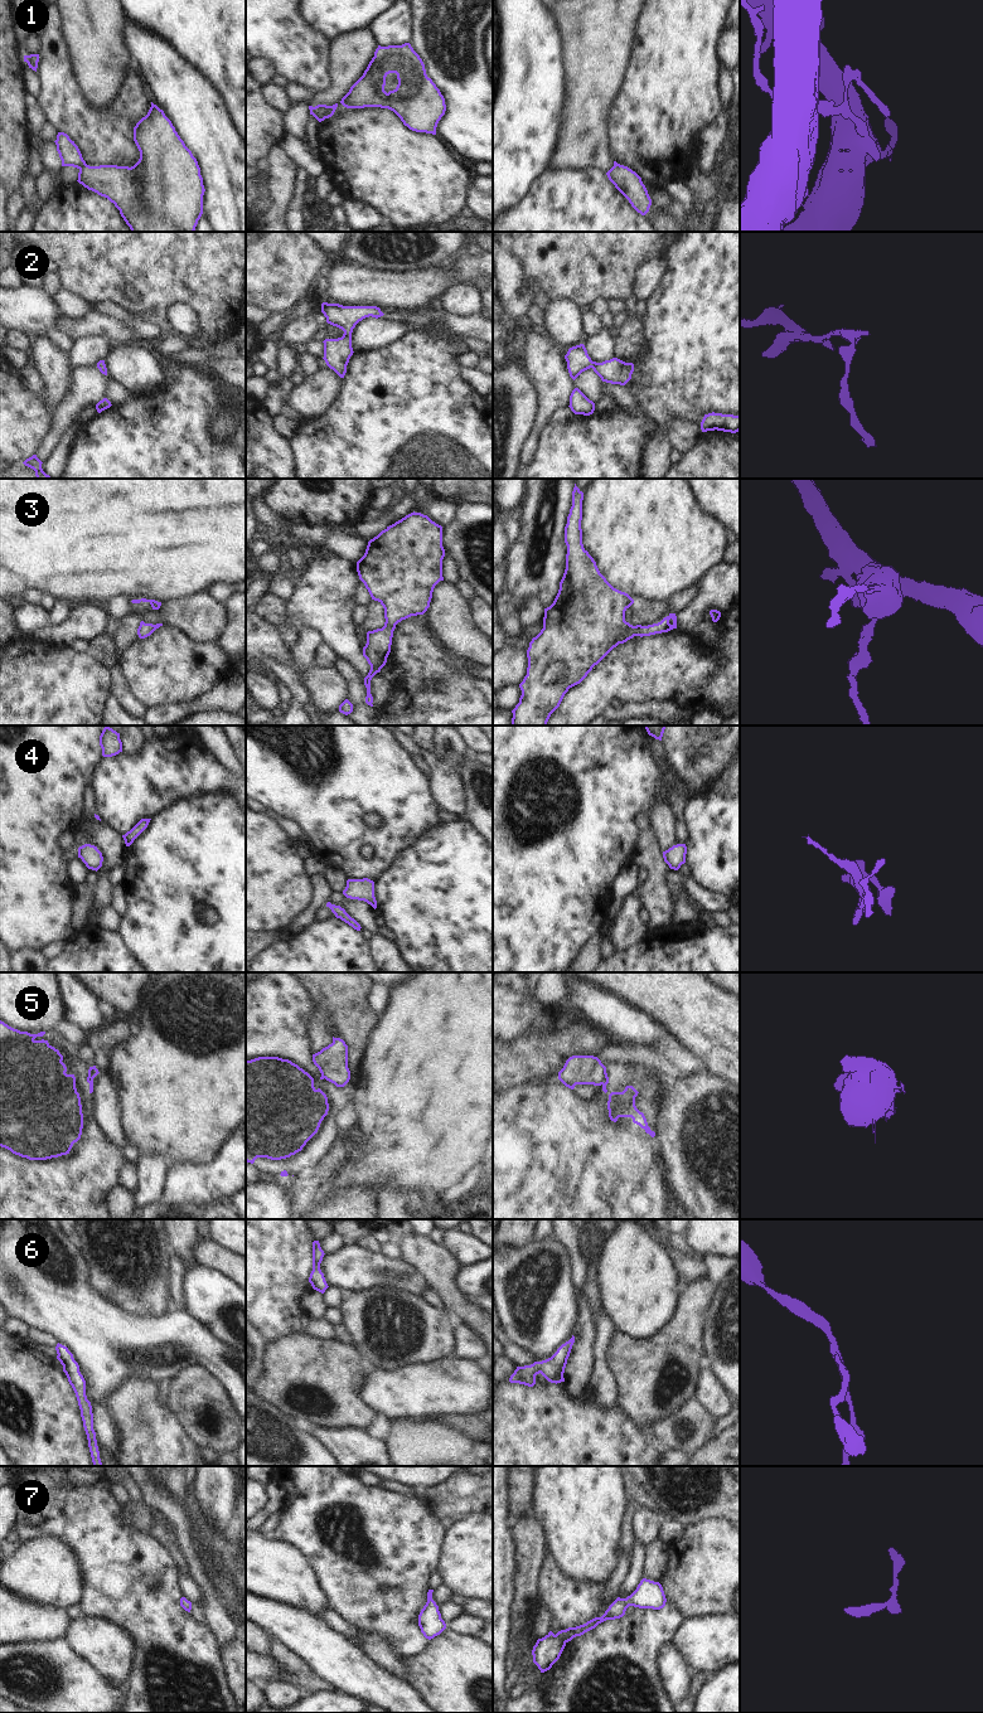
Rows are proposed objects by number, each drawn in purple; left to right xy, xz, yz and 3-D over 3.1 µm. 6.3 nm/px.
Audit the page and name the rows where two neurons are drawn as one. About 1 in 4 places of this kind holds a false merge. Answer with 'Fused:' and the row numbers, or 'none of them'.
Fused: 1, 5.

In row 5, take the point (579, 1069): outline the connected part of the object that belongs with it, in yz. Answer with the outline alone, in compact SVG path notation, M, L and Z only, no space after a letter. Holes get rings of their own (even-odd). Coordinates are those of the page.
M572 1056L558 1072L558 1079L568 1088L576 1084L601 1086L606 1067L594 1056Z

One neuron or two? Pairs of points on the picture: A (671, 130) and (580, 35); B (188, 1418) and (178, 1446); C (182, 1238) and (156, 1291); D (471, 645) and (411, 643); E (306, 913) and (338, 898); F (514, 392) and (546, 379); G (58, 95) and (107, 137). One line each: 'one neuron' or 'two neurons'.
A: two neurons
B: two neurons
C: two neurons
D: two neurons
E: two neurons
F: two neurons
G: one neuron

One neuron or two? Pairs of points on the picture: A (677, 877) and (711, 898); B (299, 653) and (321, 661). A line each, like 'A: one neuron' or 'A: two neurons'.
A: one neuron
B: two neurons

